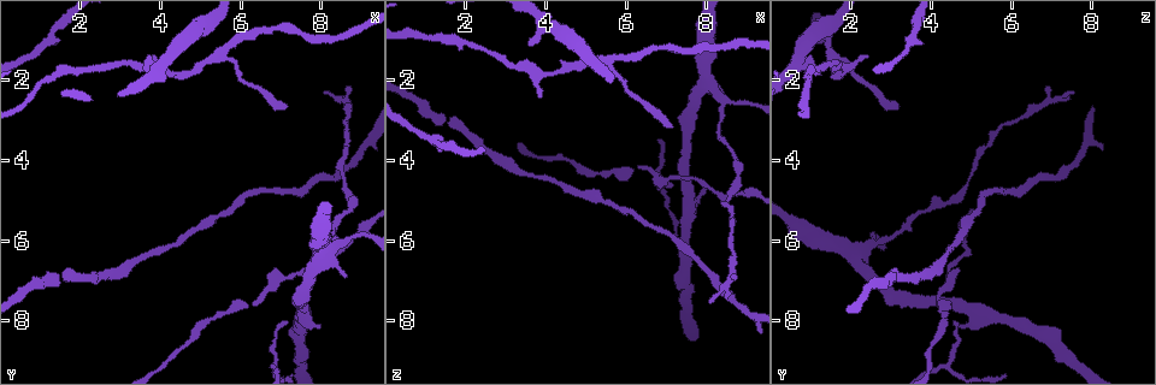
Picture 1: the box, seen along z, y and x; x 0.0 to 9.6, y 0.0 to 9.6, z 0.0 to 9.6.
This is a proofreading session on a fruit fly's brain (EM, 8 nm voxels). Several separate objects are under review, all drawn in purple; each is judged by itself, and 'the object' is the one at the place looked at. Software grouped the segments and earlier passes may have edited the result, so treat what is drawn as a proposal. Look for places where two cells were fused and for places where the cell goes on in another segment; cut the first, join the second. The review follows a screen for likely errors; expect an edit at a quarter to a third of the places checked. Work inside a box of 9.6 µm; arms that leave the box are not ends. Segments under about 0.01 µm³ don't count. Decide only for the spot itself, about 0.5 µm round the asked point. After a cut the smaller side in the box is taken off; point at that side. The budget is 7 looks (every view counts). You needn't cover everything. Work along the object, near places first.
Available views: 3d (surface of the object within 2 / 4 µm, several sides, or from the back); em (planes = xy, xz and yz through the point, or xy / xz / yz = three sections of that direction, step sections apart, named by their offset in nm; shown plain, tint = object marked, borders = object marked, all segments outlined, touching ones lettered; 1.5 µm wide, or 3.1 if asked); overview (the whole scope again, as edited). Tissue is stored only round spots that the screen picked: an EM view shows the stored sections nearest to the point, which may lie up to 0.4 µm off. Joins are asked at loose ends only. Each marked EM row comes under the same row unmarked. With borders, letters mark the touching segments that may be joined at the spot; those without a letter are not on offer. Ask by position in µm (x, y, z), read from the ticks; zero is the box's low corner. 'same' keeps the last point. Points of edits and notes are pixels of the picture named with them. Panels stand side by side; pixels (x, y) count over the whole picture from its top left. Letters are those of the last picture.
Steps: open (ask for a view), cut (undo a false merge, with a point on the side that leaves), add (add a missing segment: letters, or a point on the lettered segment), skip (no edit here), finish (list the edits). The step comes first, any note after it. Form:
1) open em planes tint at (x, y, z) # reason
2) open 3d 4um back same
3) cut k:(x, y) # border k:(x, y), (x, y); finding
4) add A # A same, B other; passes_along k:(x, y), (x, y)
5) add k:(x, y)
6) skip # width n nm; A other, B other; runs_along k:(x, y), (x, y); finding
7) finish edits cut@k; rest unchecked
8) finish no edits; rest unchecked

open 3d 4um at (5.25, 8.00, 4.30) # narrows sharply

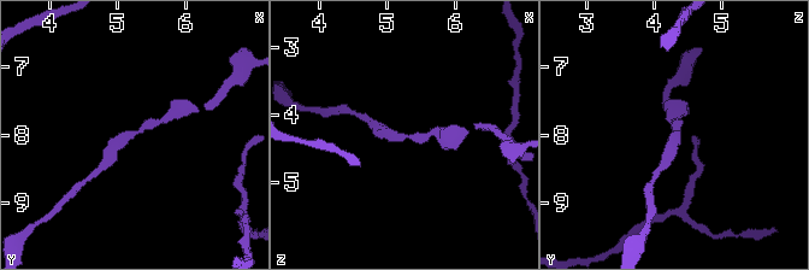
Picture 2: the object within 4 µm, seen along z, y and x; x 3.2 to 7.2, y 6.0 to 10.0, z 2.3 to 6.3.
open em planes borders at (5.25, 7.90, 4.35) # arm_widths 190, 280 nm; need the tissue

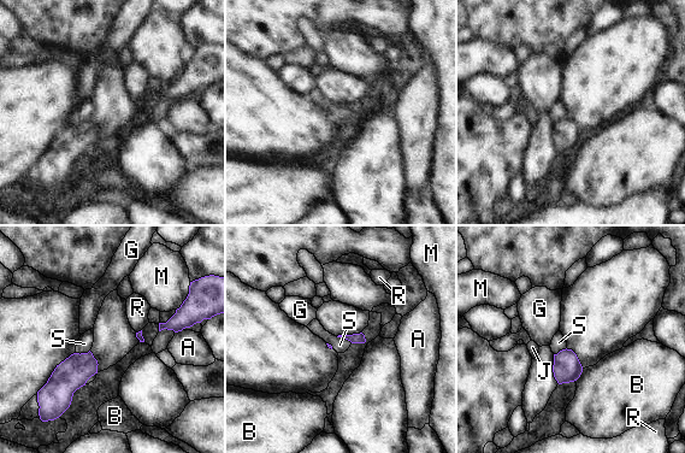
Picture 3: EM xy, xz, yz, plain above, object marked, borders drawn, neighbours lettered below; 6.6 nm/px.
skip # width 60 nm; A other, B other, G other, J other, M other, R other, S other; border 3:(336, 336), (344, 337), (352, 342); all the same cell

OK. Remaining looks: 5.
open 3d 2um at (7.95, 8.15, 4.70) # an open end

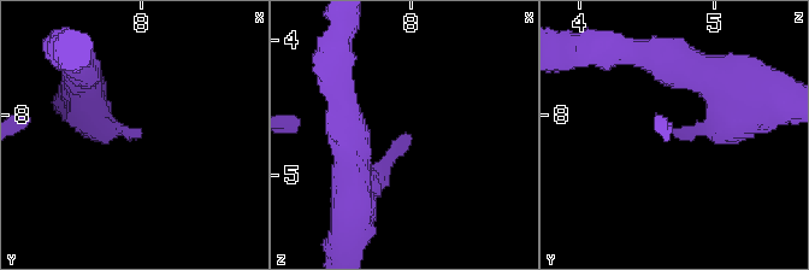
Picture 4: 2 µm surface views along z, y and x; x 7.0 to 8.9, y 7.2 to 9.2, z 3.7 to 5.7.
open em planes borders at (8.00, 8.12, 4.70)

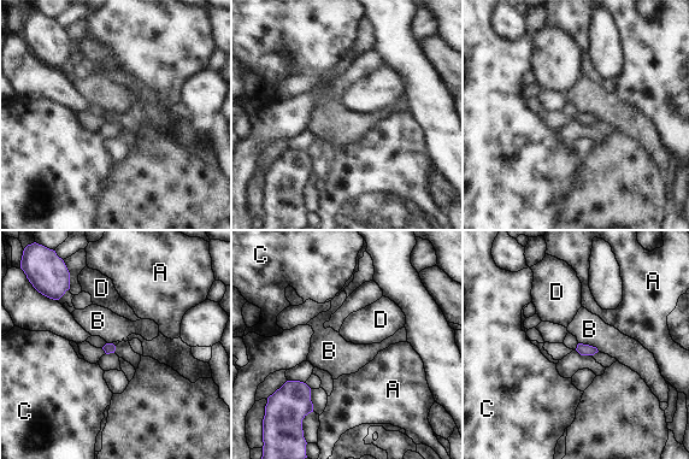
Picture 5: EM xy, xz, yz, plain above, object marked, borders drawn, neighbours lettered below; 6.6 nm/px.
skip # A other, B other, C other, D other; border 5:(578, 342), (592, 345), (599, 351); no lettered segment goes on from it

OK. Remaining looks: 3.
open em xz step 8 tint at (7.15, 2.70, 3.15) # long arm stops here

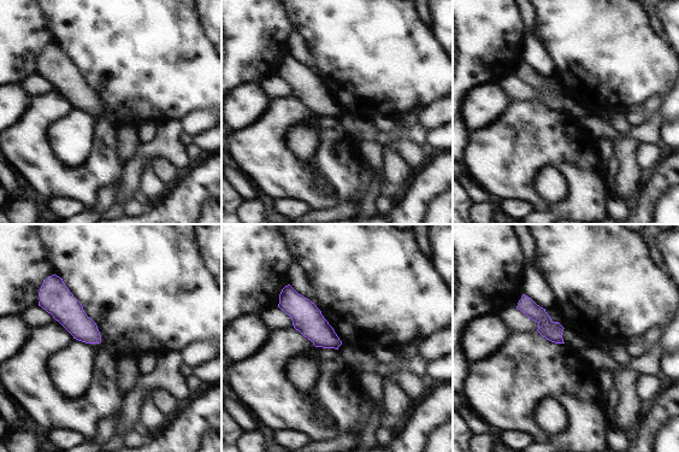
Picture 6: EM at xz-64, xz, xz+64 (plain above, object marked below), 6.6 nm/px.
open em xz step 8 borders same # what lies round it

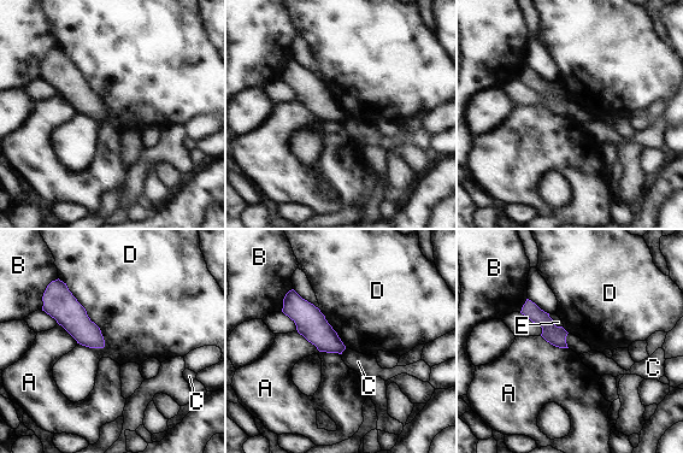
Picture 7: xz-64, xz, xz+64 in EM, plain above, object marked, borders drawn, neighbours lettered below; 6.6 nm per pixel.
skip # A other, B other, C other, D other, E other; border 7:(296, 329), (319, 351), (340, 354); no lettered segment goes on from it

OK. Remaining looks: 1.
finish no edits; rest unchecked

